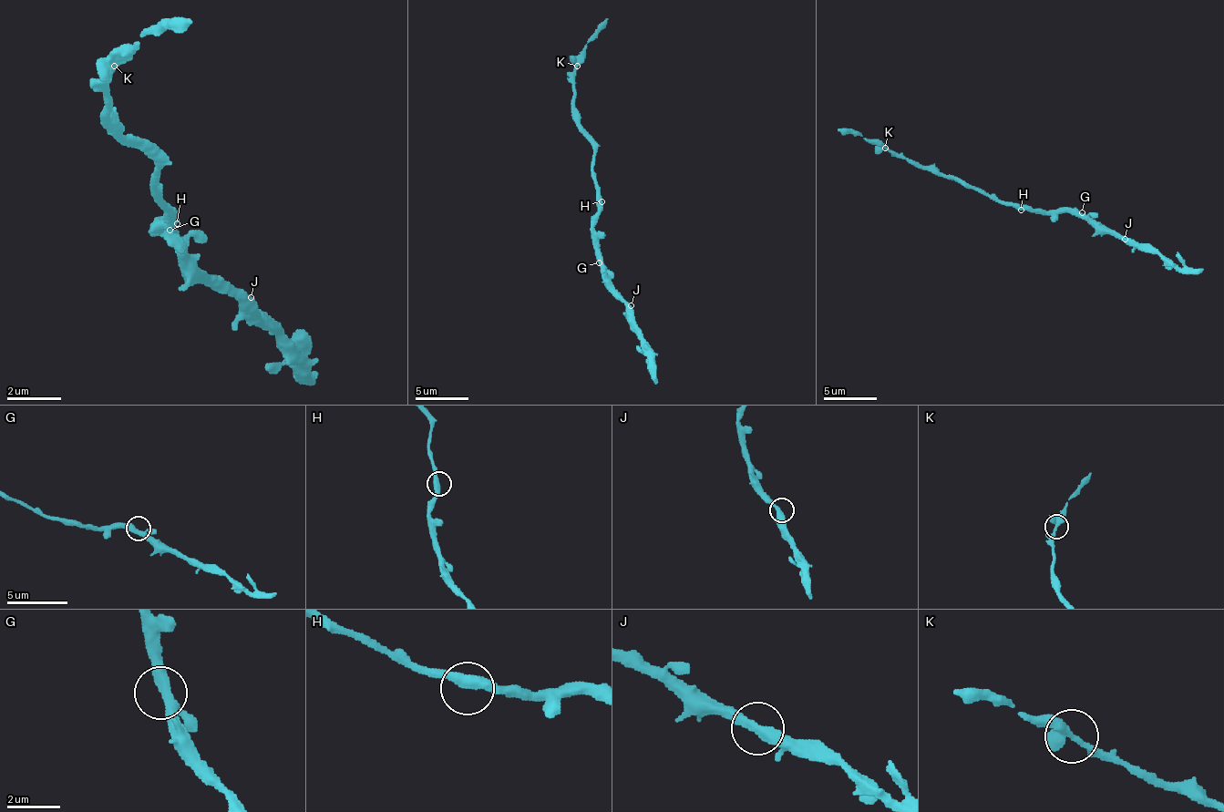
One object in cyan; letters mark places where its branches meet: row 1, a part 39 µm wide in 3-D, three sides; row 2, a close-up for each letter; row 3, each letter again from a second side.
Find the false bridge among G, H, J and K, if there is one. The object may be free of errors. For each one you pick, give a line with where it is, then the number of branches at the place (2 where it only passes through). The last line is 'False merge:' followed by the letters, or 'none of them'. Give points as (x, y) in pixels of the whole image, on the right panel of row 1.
False merge: none of them

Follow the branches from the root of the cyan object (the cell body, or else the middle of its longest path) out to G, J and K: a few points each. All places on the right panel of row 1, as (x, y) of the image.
G: (1021, 204), (1044, 212), (1082, 212)
J: (1021, 204), (1044, 212), (1079, 212), (1125, 239)
K: (1021, 204), (996, 201), (951, 178), (916, 167), (884, 149)

